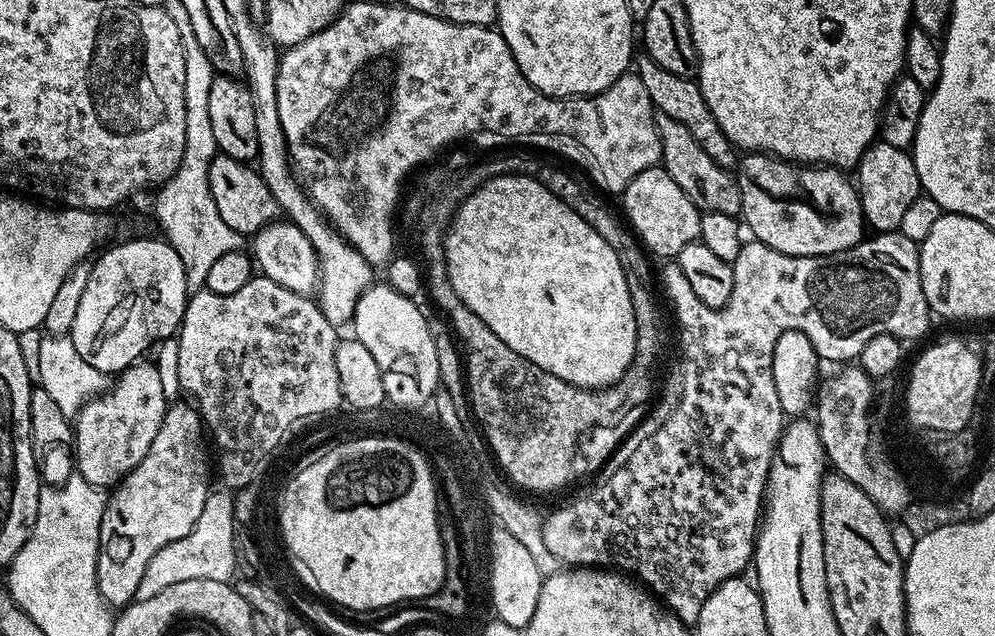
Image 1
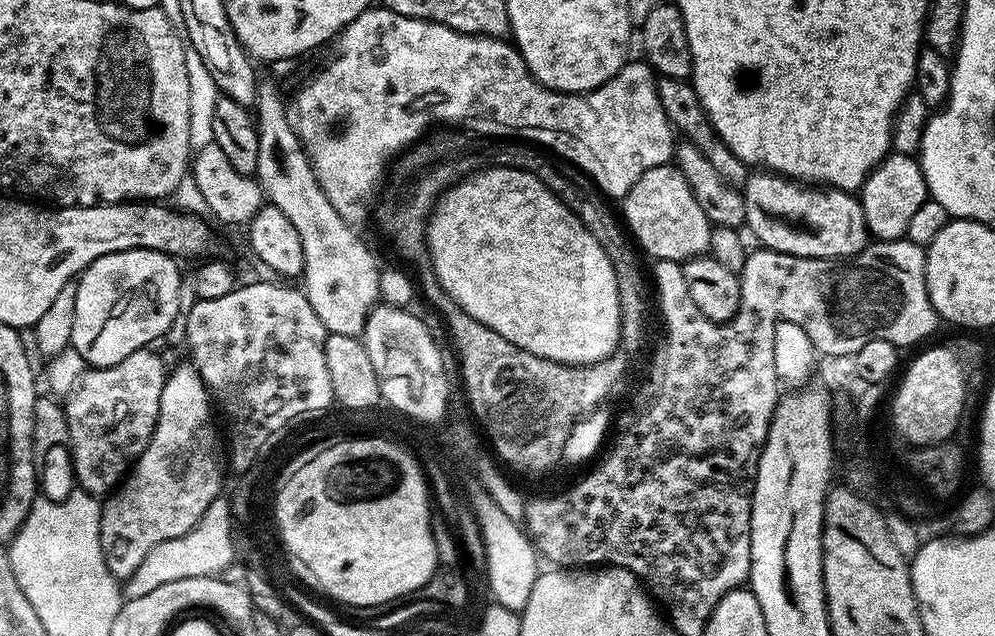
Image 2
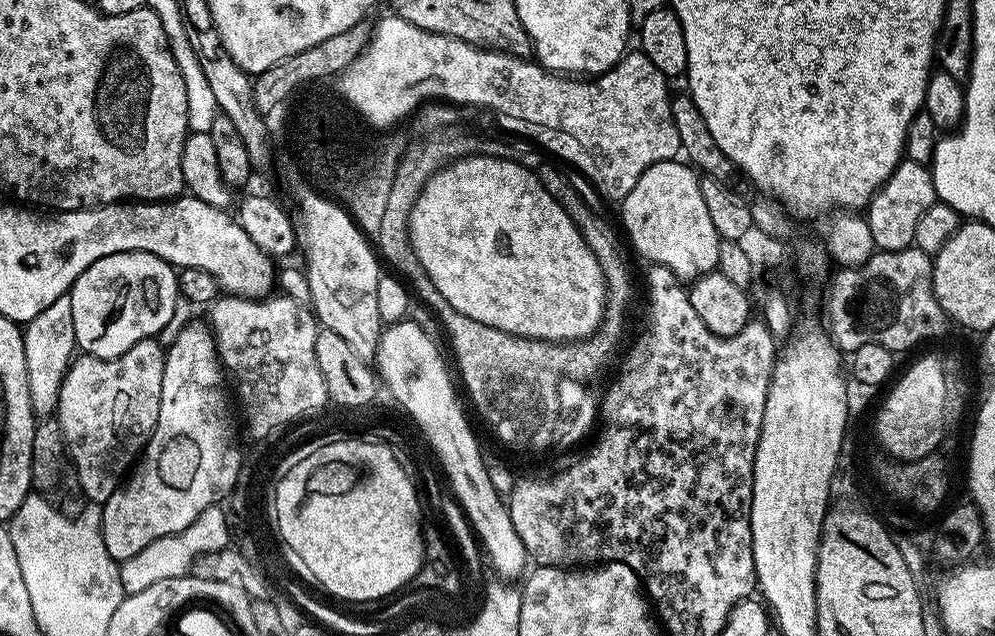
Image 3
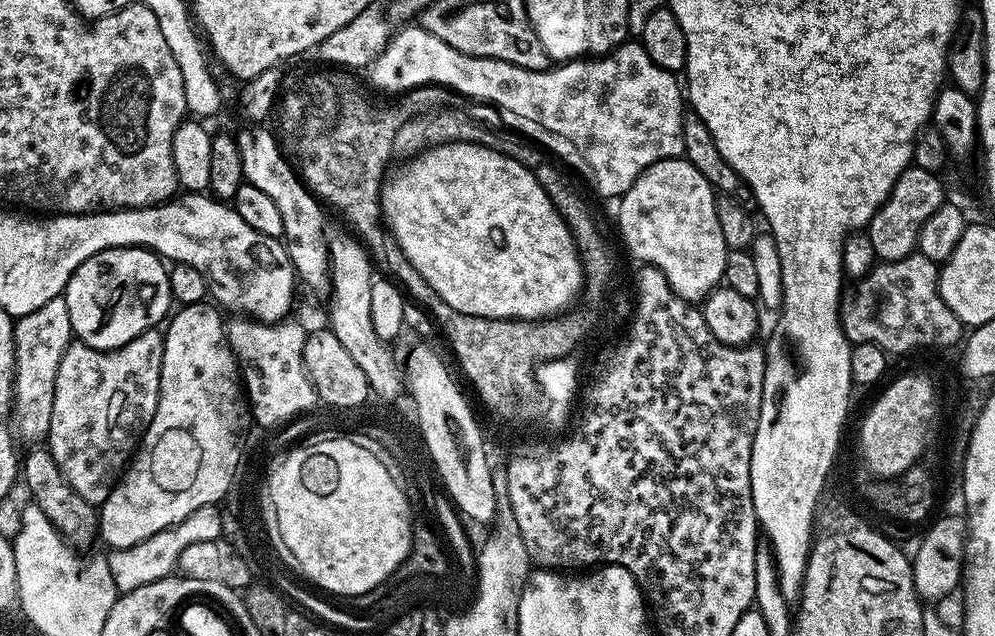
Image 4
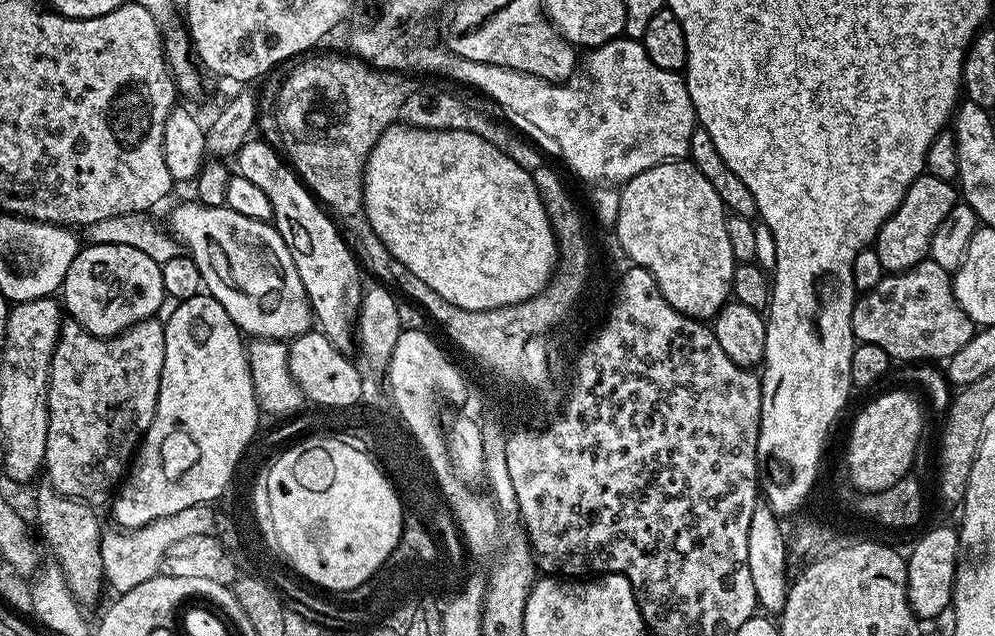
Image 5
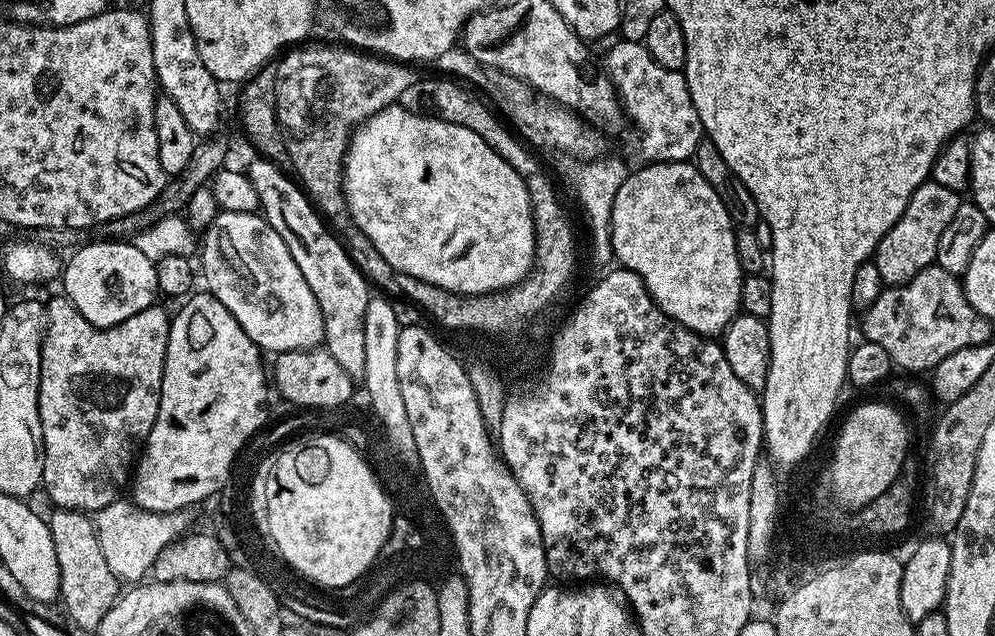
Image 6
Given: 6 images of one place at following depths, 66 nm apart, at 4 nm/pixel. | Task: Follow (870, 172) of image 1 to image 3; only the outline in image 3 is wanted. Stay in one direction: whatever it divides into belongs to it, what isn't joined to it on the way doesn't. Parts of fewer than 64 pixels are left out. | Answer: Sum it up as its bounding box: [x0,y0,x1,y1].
[866,158,937,252]

